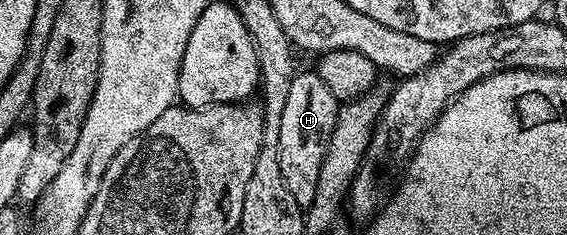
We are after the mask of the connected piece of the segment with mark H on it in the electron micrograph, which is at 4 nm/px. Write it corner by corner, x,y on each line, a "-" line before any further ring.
302,70
291,81
291,93
287,93
287,105
283,109
283,121
279,121
279,169
283,169
283,181
287,181
291,197
295,197
302,209
308,209
315,201
319,169
335,129
338,106
337,98
331,89
327,89
327,85
323,85
316,70

